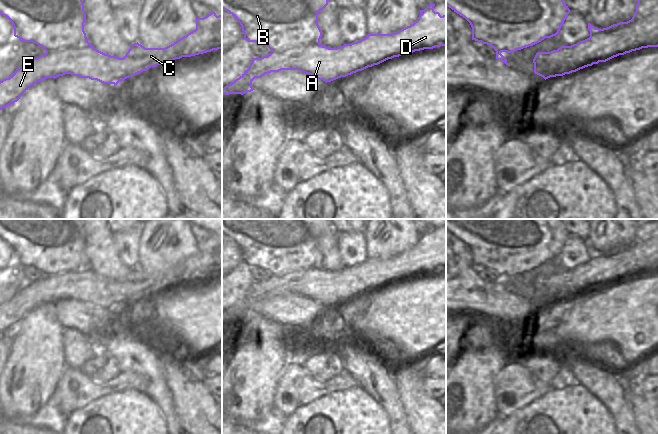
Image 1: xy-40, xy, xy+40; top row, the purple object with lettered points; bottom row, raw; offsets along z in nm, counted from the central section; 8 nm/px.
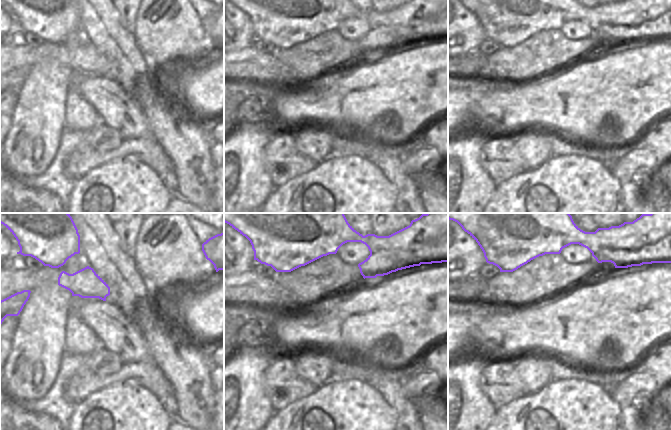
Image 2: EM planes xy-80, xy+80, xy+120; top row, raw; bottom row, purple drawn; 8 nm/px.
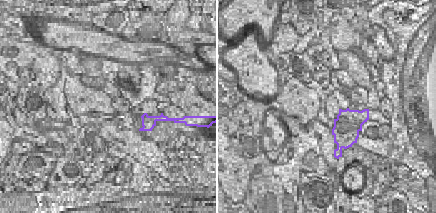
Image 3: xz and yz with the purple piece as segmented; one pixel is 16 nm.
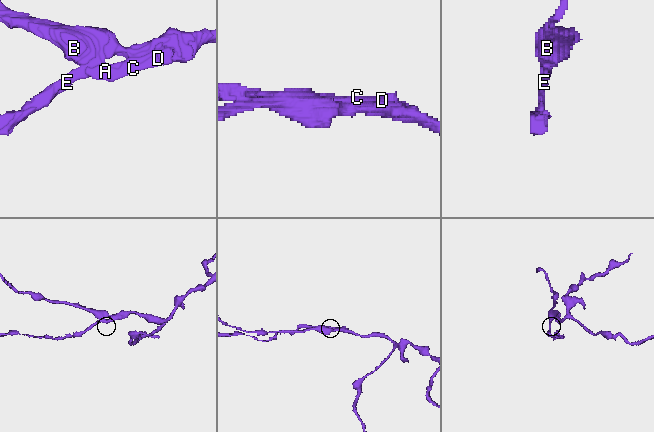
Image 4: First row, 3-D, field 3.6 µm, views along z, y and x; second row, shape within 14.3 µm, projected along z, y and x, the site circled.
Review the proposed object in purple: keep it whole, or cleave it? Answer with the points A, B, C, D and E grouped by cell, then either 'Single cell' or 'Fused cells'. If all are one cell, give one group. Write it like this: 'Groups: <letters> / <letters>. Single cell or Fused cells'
Groups: A C D E / B. Fused cells.

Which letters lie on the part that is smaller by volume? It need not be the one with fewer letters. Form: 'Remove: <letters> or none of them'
Remove: A, C, D, E

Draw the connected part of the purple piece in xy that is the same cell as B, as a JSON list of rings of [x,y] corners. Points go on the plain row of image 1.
[[[222,219],[222,233],[240,247],[245,264],[277,276],[320,268],[318,237],[328,229],[329,222],[329,219]]]

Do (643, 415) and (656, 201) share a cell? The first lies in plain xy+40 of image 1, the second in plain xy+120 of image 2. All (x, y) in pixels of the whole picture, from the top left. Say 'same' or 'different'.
same

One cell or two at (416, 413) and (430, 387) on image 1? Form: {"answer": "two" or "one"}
{"answer": "two"}

